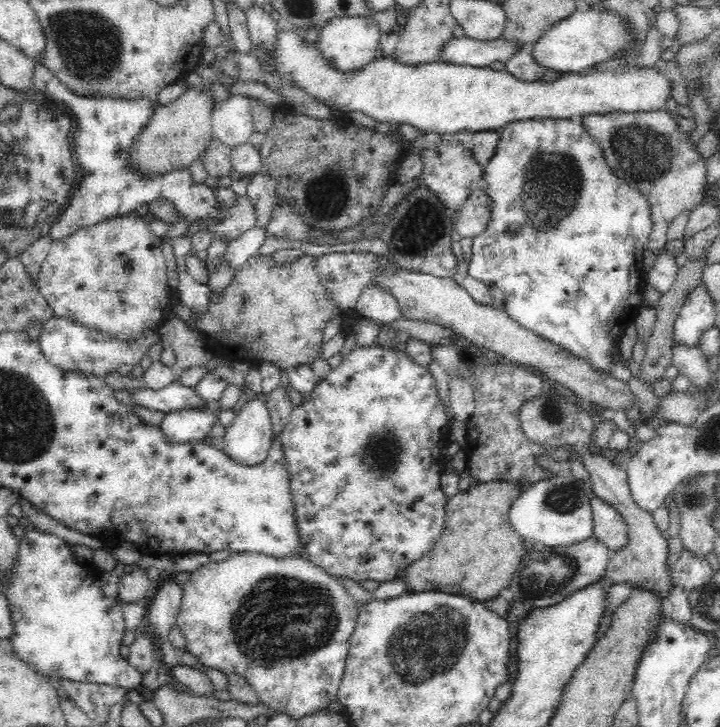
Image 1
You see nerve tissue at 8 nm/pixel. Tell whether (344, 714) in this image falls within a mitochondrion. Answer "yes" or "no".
no

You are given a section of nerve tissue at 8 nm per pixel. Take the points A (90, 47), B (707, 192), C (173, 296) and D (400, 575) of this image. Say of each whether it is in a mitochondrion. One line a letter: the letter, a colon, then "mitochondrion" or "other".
A: mitochondrion
B: other
C: other
D: other

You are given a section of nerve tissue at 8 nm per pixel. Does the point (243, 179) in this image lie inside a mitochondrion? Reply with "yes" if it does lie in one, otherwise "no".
no

